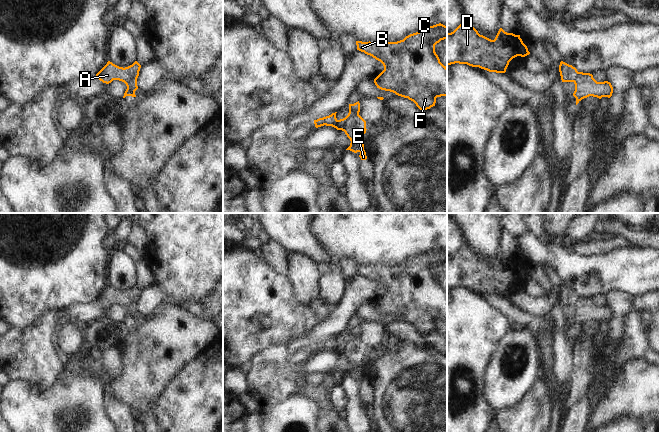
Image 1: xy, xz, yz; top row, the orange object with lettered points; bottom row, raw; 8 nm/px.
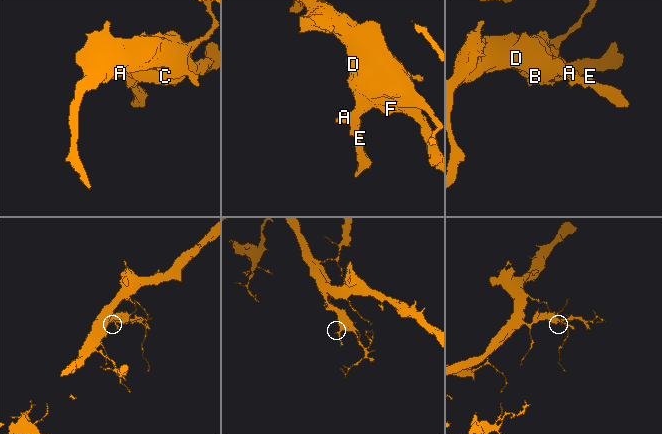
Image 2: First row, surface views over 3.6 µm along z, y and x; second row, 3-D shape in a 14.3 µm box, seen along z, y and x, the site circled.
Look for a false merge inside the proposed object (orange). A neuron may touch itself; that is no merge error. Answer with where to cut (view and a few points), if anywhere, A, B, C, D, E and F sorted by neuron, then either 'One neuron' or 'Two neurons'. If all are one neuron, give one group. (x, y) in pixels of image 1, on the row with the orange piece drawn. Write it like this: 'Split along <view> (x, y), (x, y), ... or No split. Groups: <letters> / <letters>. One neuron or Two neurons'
Split along xz (358, 113), (348, 116), (340, 129). Groups: A B C D F / E. Two neurons

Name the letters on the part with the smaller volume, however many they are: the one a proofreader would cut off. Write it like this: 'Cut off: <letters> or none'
Cut off: E

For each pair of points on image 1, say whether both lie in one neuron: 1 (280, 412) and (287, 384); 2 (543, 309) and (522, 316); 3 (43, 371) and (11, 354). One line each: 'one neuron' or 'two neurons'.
1: two neurons
2: two neurons
3: one neuron

